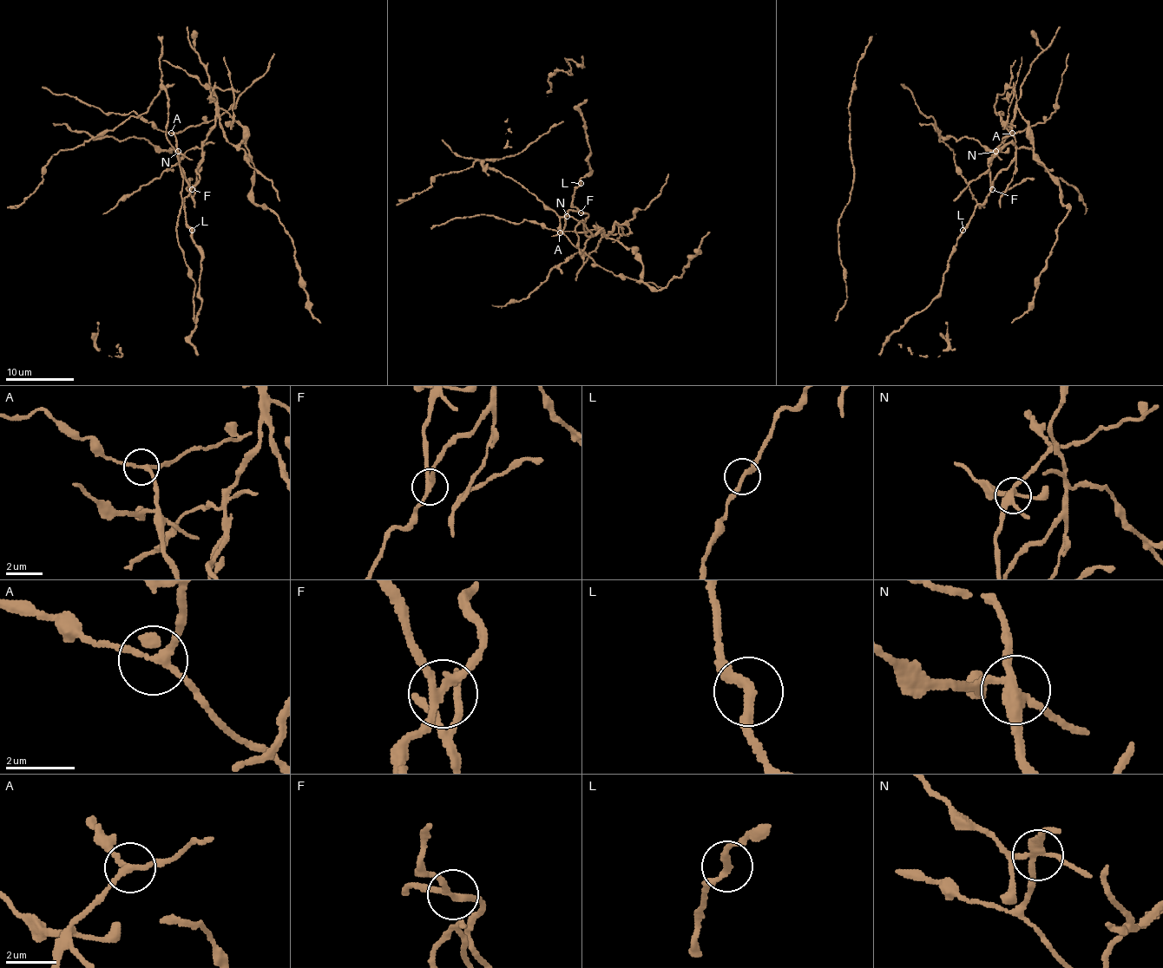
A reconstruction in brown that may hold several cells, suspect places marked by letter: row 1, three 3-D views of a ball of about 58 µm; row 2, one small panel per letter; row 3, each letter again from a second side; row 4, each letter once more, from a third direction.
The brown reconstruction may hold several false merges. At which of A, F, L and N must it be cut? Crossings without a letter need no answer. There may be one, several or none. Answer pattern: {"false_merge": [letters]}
{"false_merge": ["F", "N"]}

